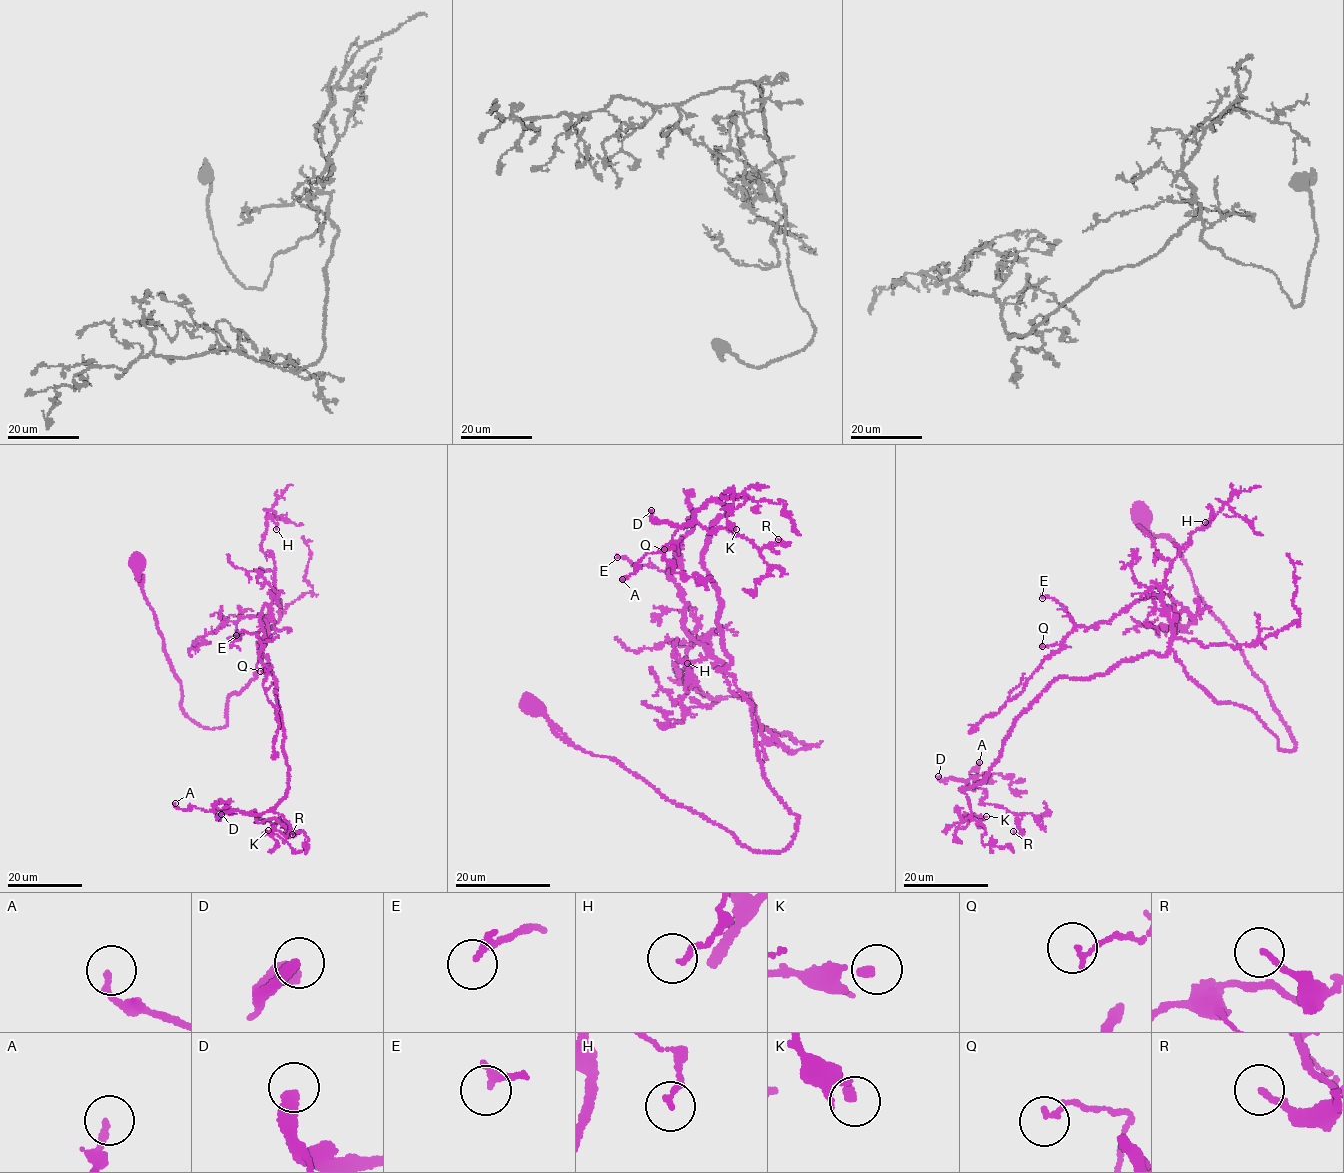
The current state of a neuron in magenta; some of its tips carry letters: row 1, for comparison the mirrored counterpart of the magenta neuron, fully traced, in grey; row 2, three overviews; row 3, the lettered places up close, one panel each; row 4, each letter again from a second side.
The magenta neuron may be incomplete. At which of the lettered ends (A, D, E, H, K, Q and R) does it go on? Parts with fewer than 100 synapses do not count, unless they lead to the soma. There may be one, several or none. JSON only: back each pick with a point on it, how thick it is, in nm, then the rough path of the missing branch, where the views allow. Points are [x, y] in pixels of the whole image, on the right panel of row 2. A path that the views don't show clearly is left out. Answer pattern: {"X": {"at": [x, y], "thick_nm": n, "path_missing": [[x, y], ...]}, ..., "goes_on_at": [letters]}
{"D": {"at": [938, 776], "thick_nm": 360}, "goes_on_at": ["D"]}

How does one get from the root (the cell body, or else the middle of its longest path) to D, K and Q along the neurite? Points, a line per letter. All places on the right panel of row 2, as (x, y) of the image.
D: (1142, 518), (1177, 546), (1294, 749), (1216, 703), (1171, 651), (1056, 678), (986, 778), (961, 790), (938, 776)
K: (1142, 518), (1294, 749), (1148, 654), (1054, 680), (964, 790), (959, 827), (986, 816)
Q: (1142, 518), (1177, 546), (1294, 749), (1188, 675), (1155, 594), (1042, 646)

